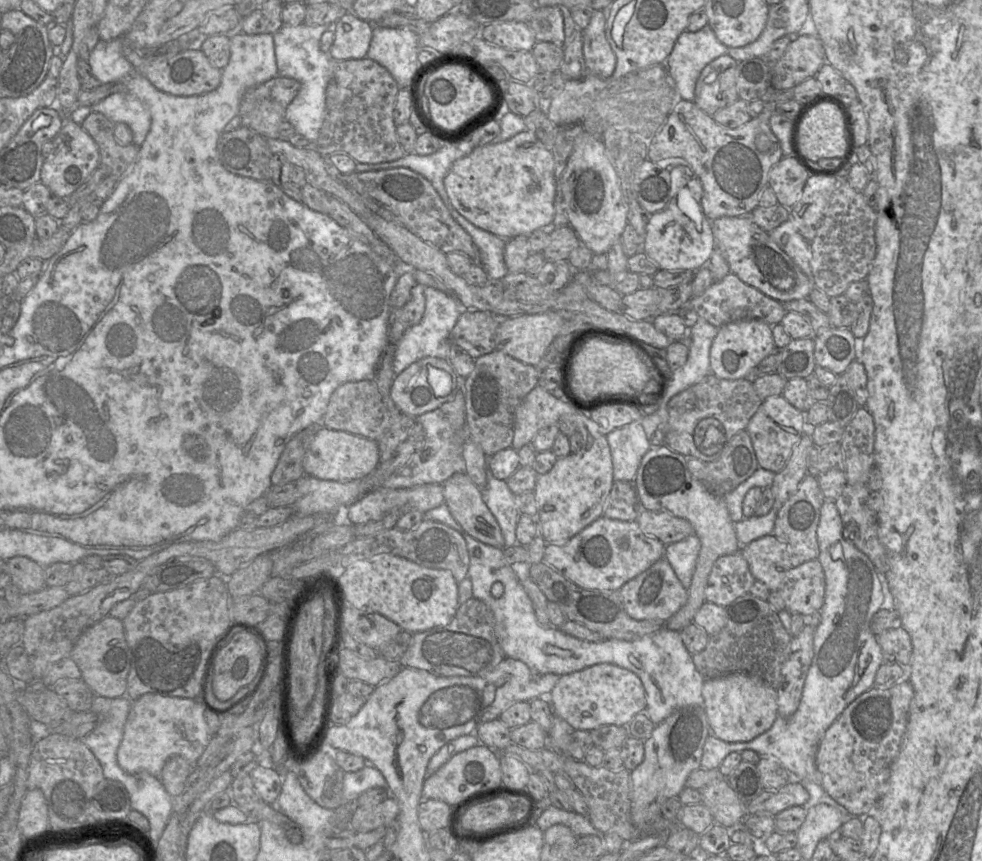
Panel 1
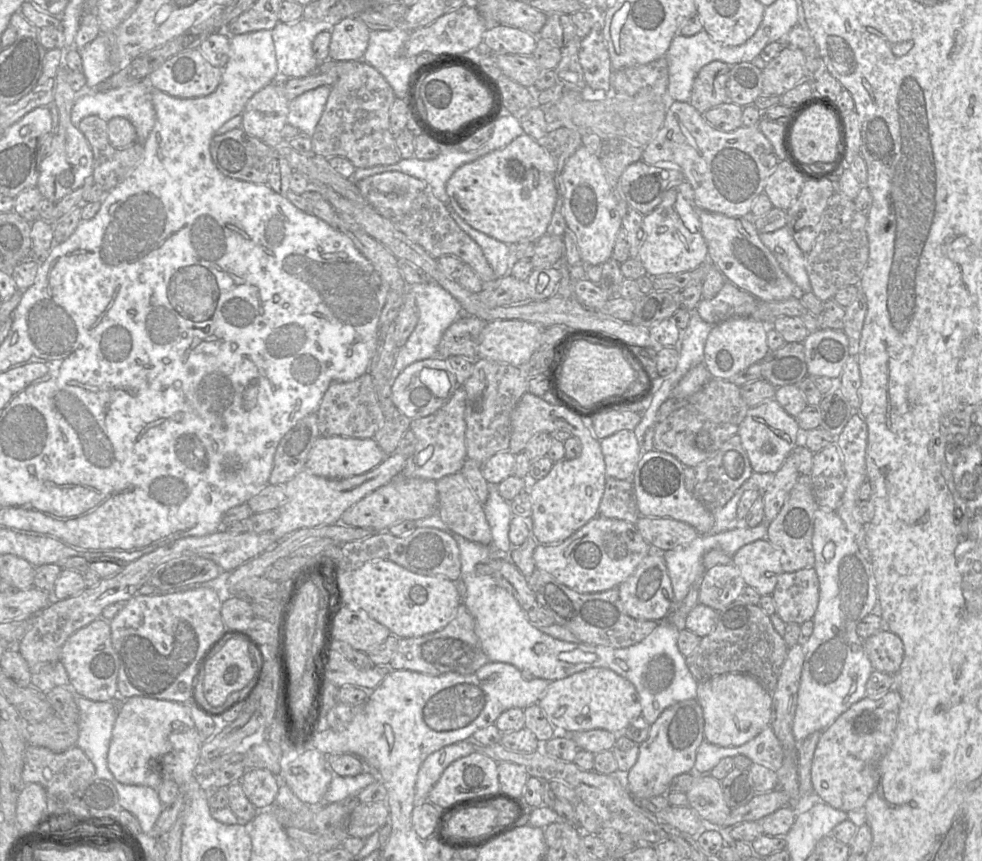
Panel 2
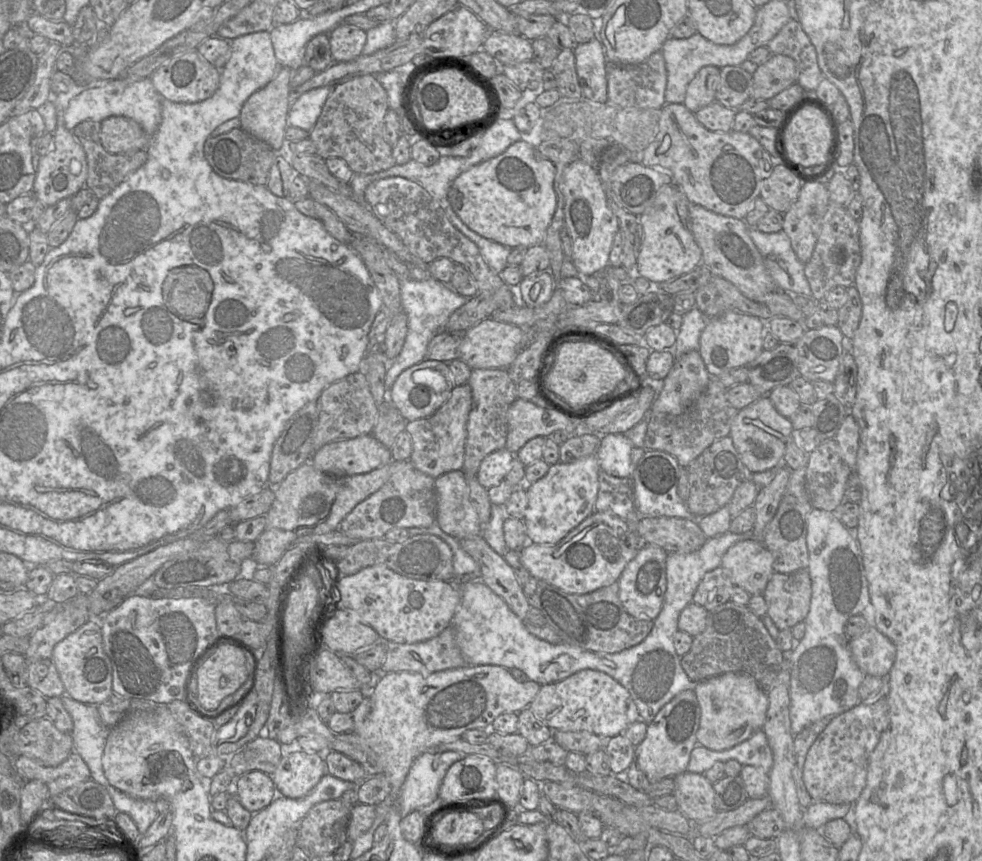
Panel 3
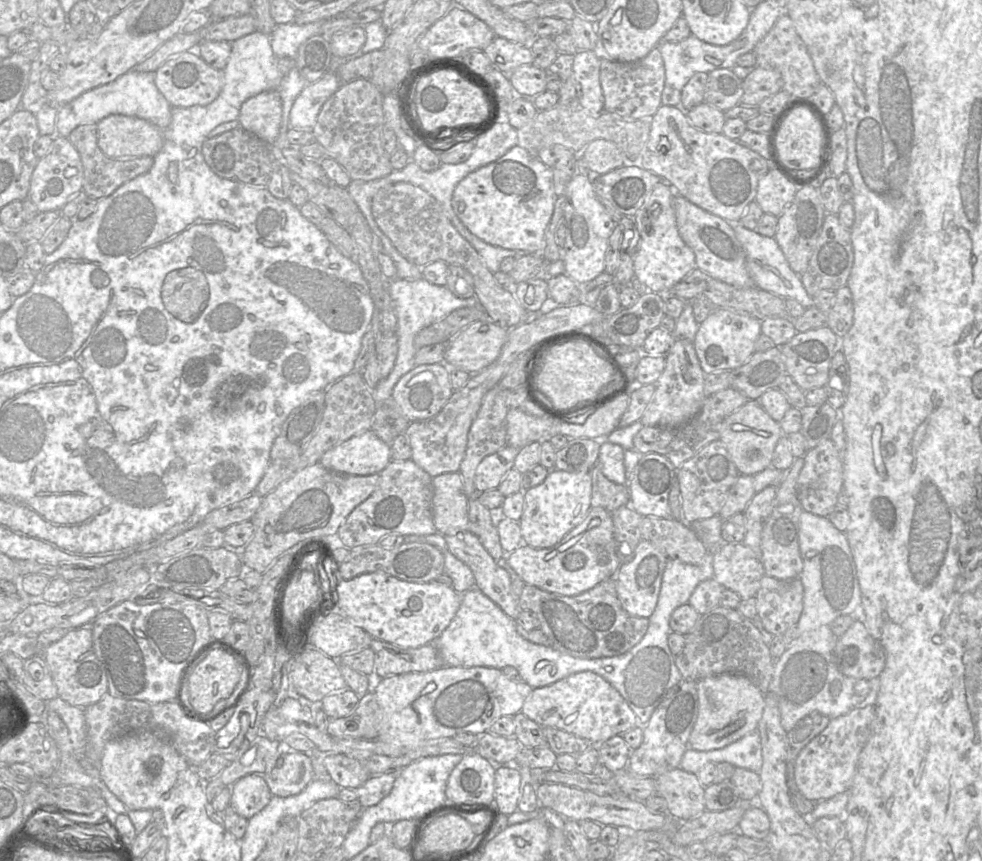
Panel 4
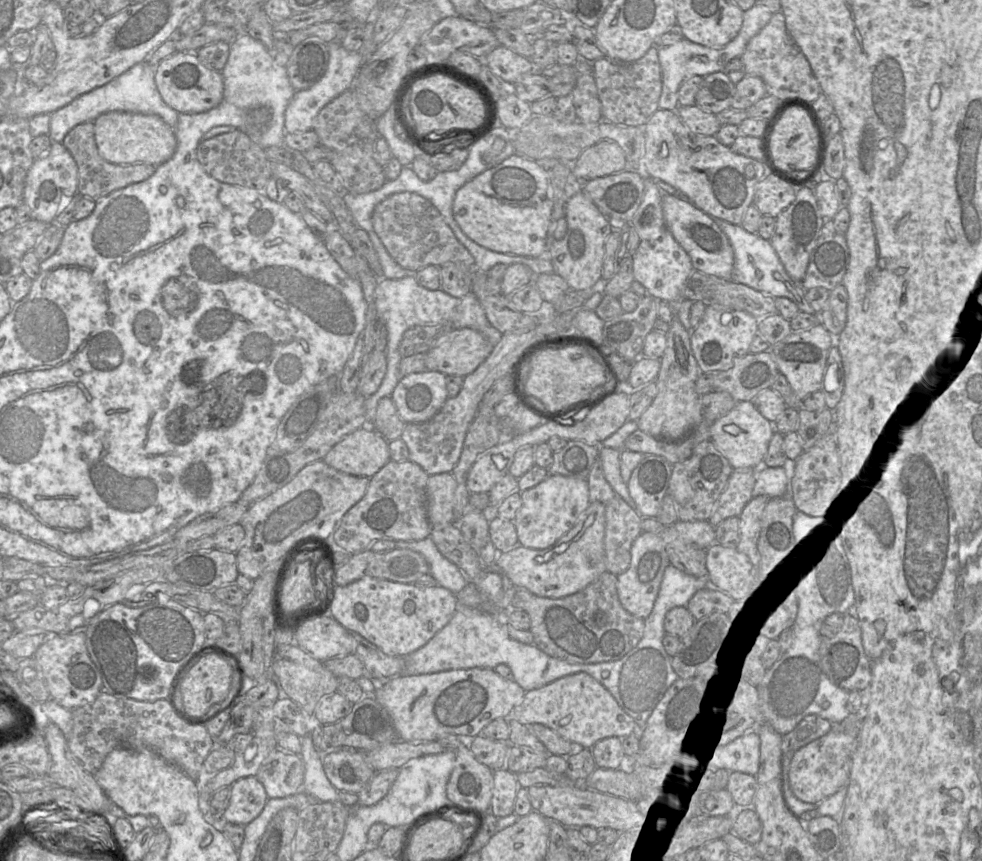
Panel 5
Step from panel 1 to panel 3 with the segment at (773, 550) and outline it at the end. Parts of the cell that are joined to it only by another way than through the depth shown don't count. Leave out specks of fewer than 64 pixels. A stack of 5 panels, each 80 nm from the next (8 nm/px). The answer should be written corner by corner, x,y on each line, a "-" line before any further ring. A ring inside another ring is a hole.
748,539
732,545
721,559
733,584
751,596
762,595
774,573
774,558
762,540

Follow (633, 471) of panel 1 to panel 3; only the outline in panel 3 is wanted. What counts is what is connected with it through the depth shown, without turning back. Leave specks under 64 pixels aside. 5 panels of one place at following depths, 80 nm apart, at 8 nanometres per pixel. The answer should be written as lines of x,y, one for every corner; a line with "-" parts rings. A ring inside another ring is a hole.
614,433
604,436
597,452
600,469
615,477
632,478
632,449
633,445
625,434

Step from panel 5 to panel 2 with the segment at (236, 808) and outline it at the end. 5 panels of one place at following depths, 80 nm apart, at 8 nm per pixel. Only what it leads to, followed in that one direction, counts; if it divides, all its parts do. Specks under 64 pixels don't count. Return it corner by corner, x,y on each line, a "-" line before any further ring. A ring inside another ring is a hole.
248,769
239,782
247,798
259,810
266,810
274,804
279,783
276,775
268,769

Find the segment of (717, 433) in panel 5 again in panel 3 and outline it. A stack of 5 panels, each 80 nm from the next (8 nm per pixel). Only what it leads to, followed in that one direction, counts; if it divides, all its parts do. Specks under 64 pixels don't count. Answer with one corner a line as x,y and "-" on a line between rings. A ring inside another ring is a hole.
761,396
739,410
732,422
729,436
742,463
752,474
779,467
783,463
786,445
792,438
792,432
790,420
776,410
768,396

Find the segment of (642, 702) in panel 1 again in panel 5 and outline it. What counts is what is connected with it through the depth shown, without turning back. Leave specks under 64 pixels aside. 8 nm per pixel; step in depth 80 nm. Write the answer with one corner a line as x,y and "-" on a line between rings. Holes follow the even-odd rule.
585,672
565,676
544,687
526,692
522,703
519,706
516,706
514,710
512,711
512,714
510,715
510,717
507,717
506,719
508,720
508,722
509,722
509,719
515,719
524,725
541,724
541,725
547,726
548,728
558,733
562,738
568,740
571,743
581,745
585,749
591,749
598,741
605,738
619,737
623,739
631,734
639,733
639,726
636,724
633,718
627,715
619,707
618,703
614,699
614,697
611,695
611,693
600,682
598,682
596,679
594,679
592,676
590,676
589,674

